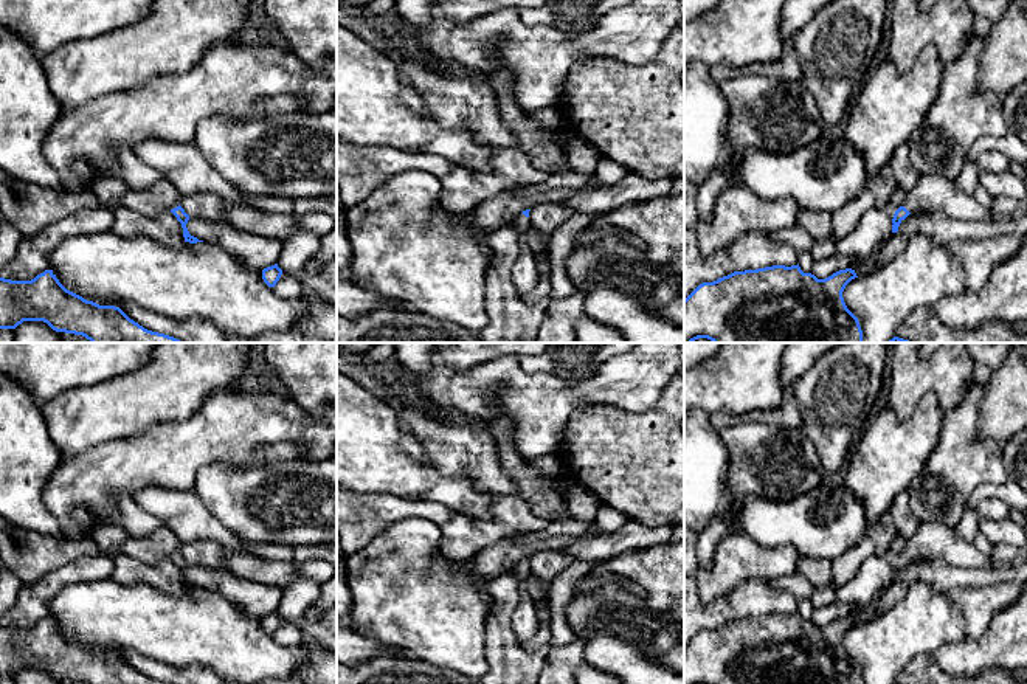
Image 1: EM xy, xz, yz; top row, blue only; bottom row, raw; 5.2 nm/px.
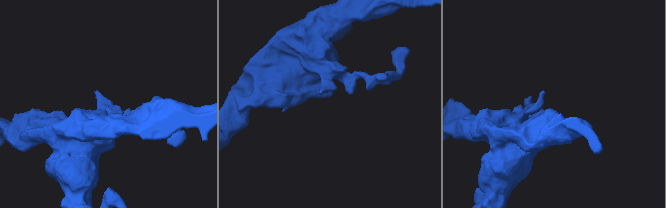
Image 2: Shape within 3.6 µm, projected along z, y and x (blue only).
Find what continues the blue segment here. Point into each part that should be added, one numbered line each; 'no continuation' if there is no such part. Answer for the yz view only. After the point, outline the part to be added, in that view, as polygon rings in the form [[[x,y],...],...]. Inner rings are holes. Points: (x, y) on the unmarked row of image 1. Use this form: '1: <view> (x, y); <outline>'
1: yz (936, 540); [[[922,523],[903,554],[909,560],[922,555],[949,561],[954,566],[987,568],[990,560],[973,543],[962,540],[954,527],[940,523]]]

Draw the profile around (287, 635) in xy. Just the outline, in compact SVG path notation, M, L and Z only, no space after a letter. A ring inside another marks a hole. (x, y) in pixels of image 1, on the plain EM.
M282 619L273 637L276 644L282 647L292 647L292 645L299 645L303 642L304 633L298 625Z

